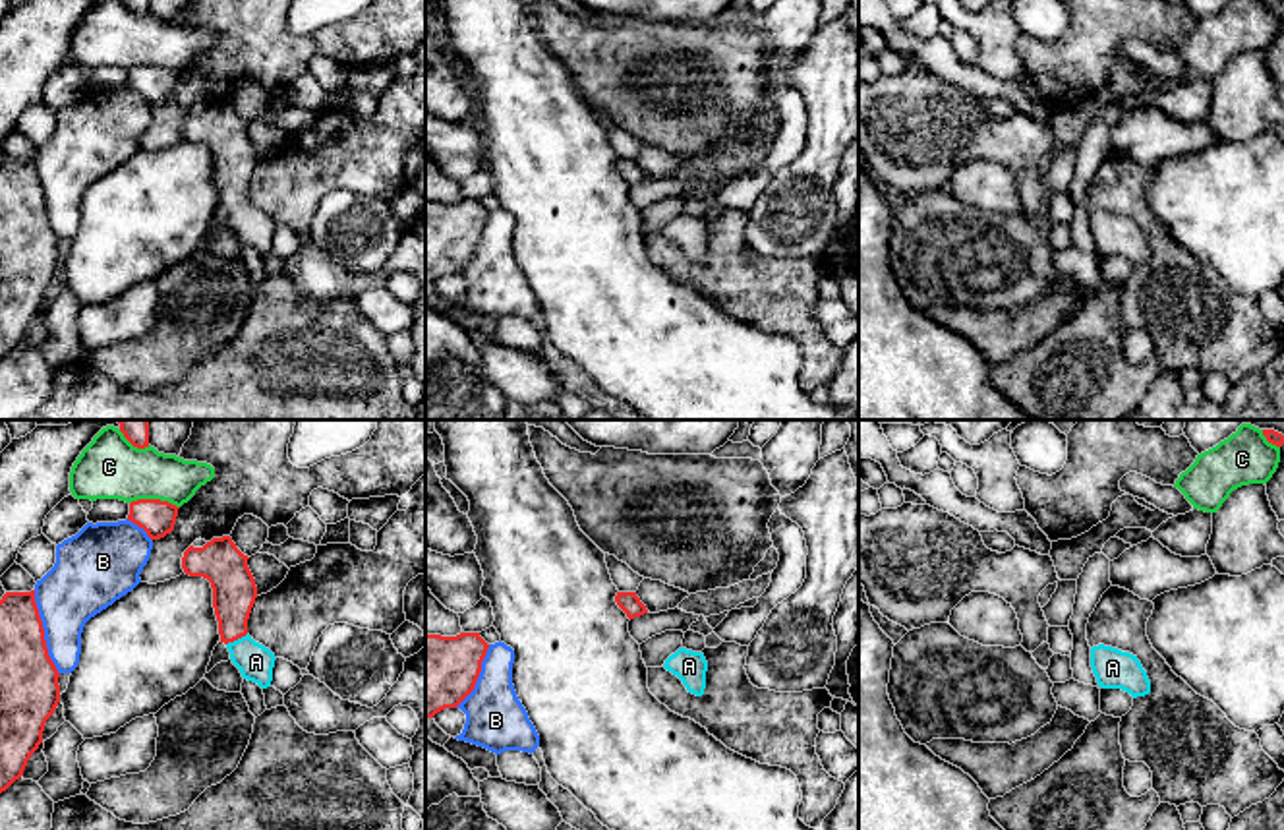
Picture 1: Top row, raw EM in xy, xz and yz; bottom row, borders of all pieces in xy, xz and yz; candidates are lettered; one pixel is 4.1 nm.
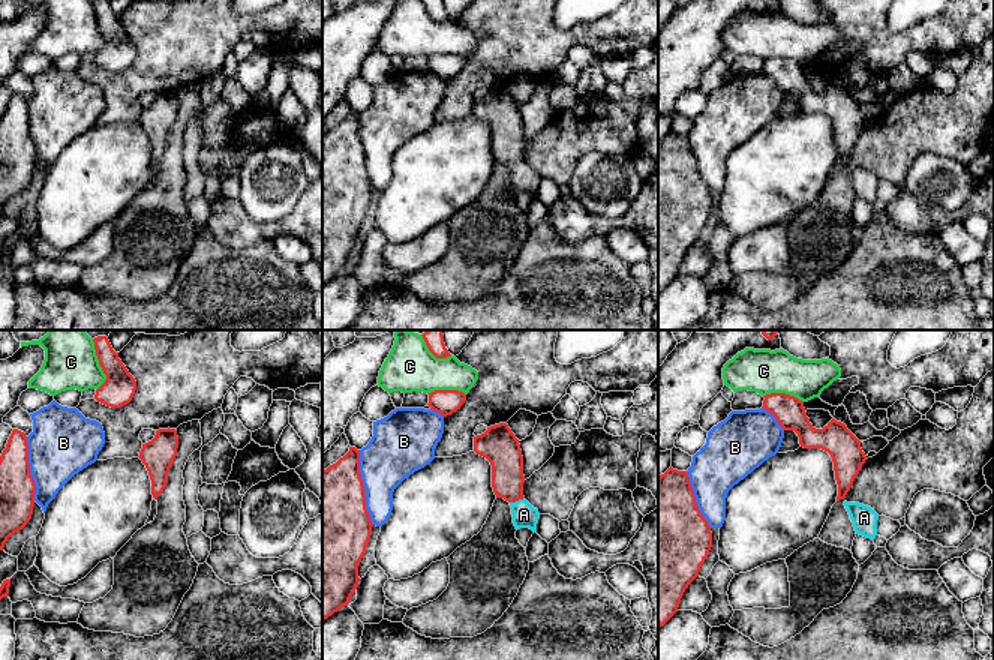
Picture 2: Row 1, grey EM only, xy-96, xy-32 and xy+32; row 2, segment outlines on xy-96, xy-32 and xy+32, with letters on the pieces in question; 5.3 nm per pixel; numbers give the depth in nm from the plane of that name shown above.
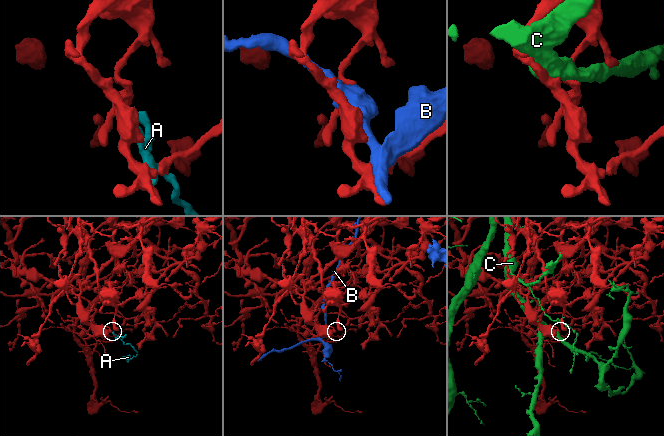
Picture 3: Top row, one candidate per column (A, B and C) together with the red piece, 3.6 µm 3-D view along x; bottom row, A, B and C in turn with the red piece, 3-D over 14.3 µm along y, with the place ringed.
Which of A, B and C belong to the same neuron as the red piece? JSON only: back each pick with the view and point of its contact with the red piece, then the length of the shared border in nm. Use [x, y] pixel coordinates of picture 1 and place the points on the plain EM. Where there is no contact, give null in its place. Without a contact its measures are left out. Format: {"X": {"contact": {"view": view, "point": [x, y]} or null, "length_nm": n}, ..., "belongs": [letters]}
{"A": {"contact": {"view": "xy", "point": [236, 206]}, "length_nm": 100}, "belongs": ["A"]}

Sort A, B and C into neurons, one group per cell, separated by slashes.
A / B / C

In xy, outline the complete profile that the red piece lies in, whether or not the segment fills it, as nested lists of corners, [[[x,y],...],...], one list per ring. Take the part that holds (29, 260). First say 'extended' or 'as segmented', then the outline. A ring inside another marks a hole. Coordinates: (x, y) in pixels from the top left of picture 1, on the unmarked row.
as segmented; [[[31,159],[0,166],[0,360],[23,342],[60,269],[58,236]]]

